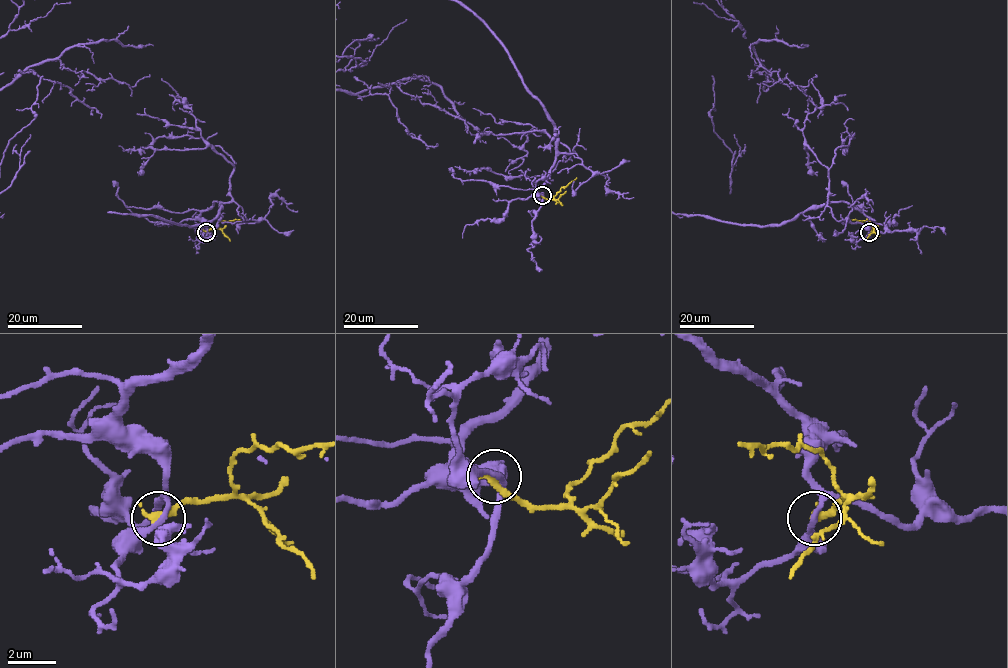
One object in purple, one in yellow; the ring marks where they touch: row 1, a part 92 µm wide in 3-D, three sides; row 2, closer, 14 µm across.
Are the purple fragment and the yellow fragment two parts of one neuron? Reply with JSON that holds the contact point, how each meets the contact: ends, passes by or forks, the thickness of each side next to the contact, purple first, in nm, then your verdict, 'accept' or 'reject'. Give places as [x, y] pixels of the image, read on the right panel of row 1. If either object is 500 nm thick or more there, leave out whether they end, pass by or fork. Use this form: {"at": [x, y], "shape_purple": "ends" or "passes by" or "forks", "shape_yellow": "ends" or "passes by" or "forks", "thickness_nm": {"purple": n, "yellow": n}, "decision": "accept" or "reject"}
{"at": [869, 232], "shape_purple": "passes by", "shape_yellow": "ends", "thickness_nm": {"purple": 240, "yellow": 380}, "decision": "reject"}

